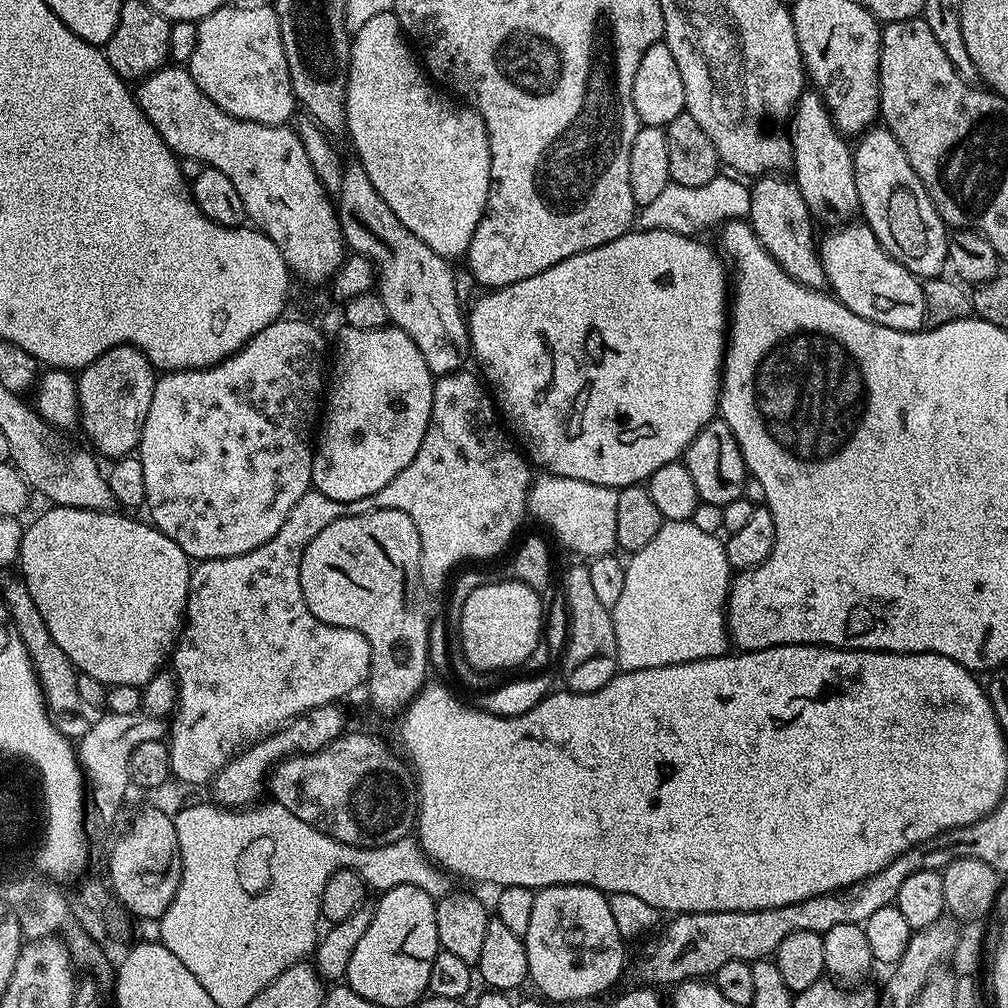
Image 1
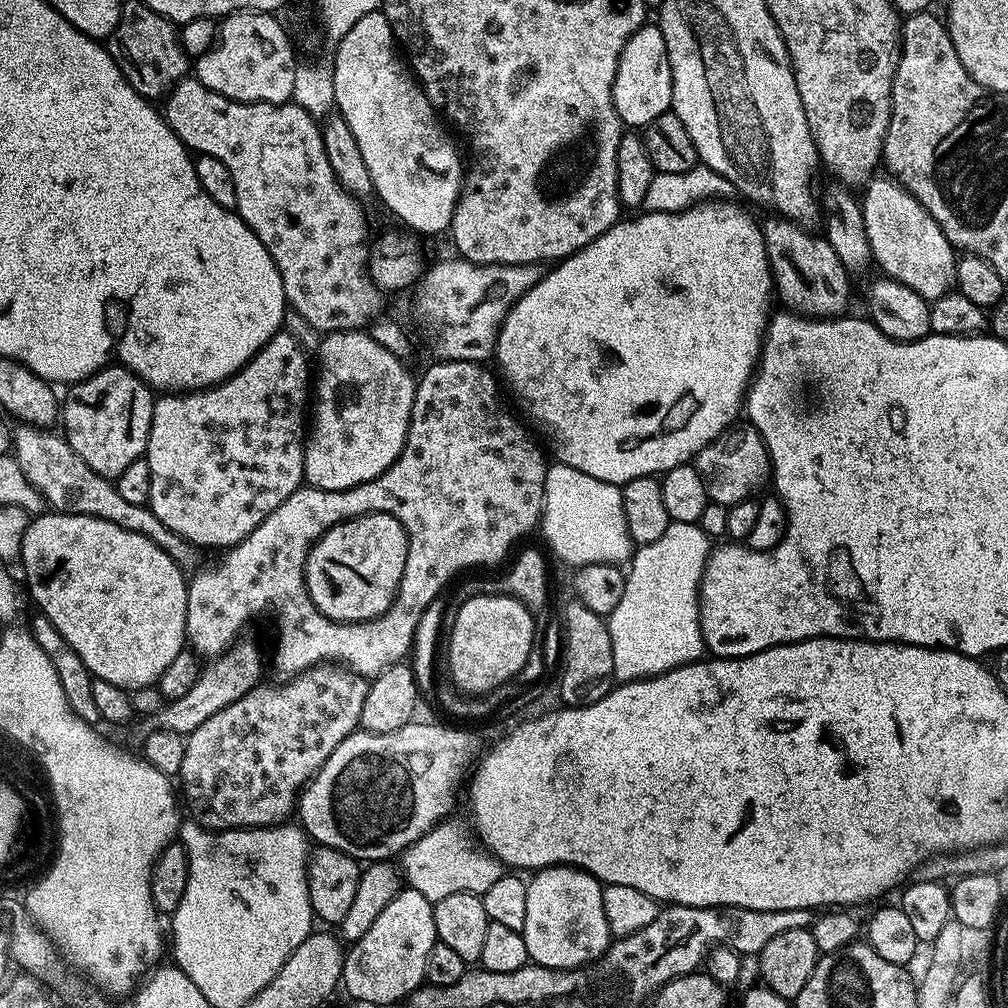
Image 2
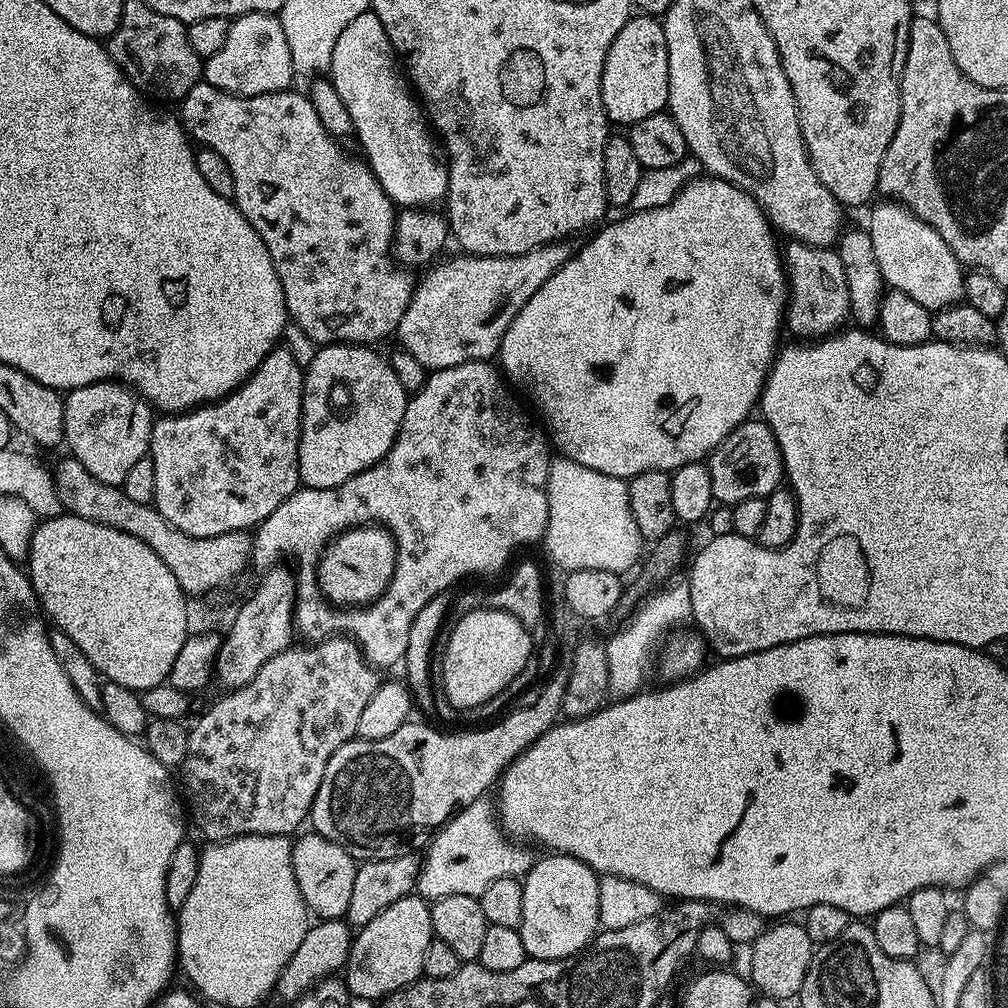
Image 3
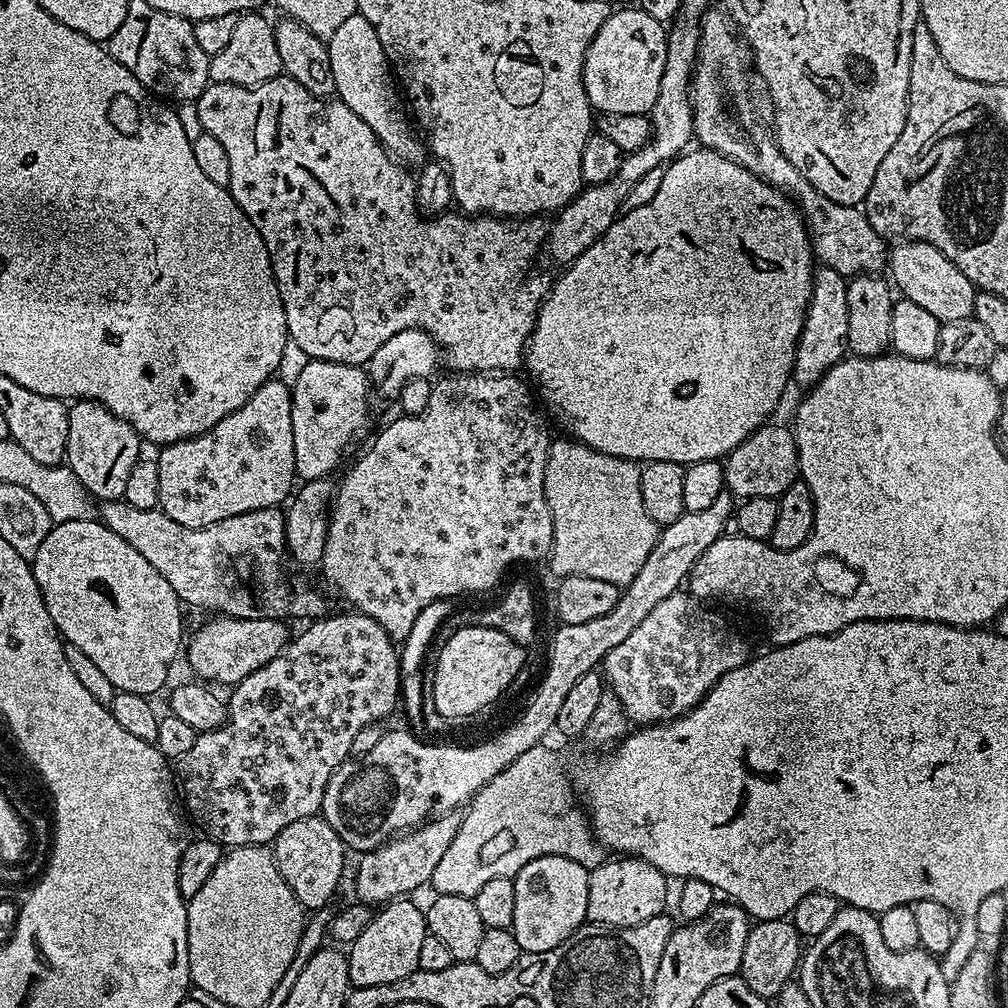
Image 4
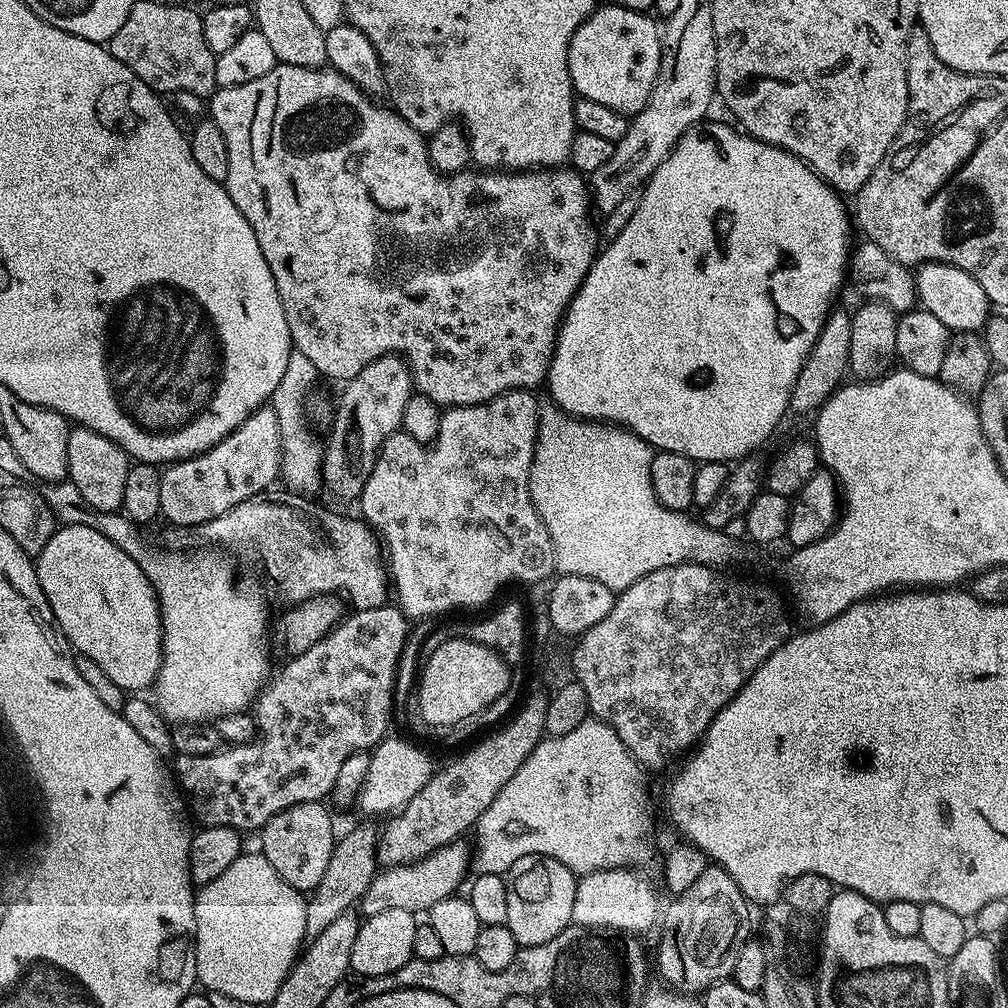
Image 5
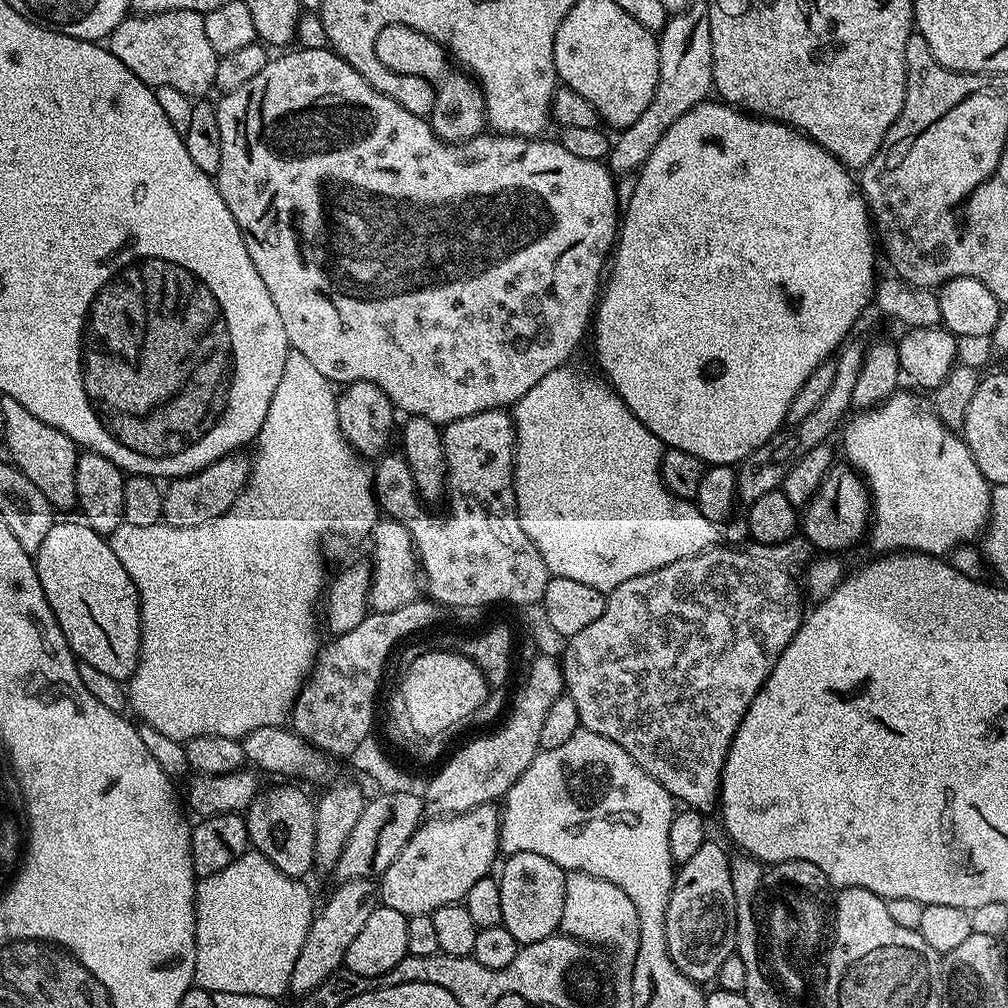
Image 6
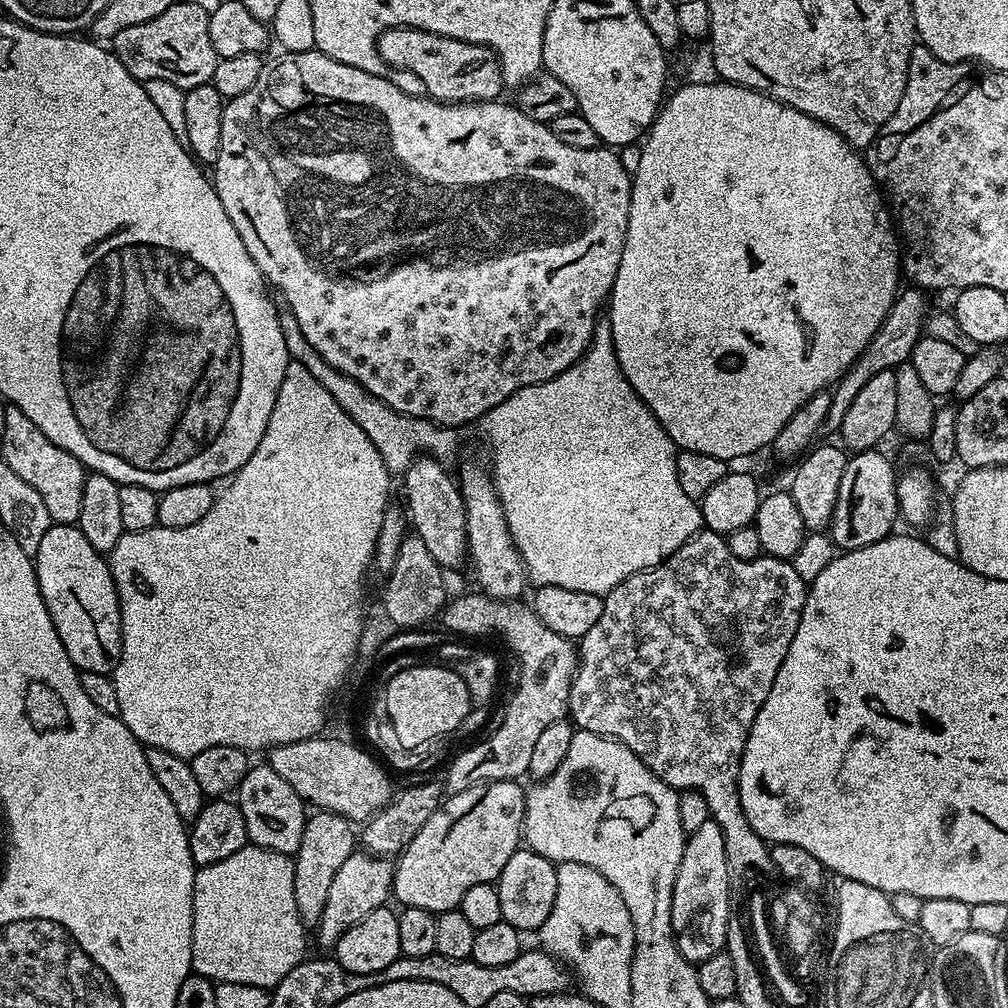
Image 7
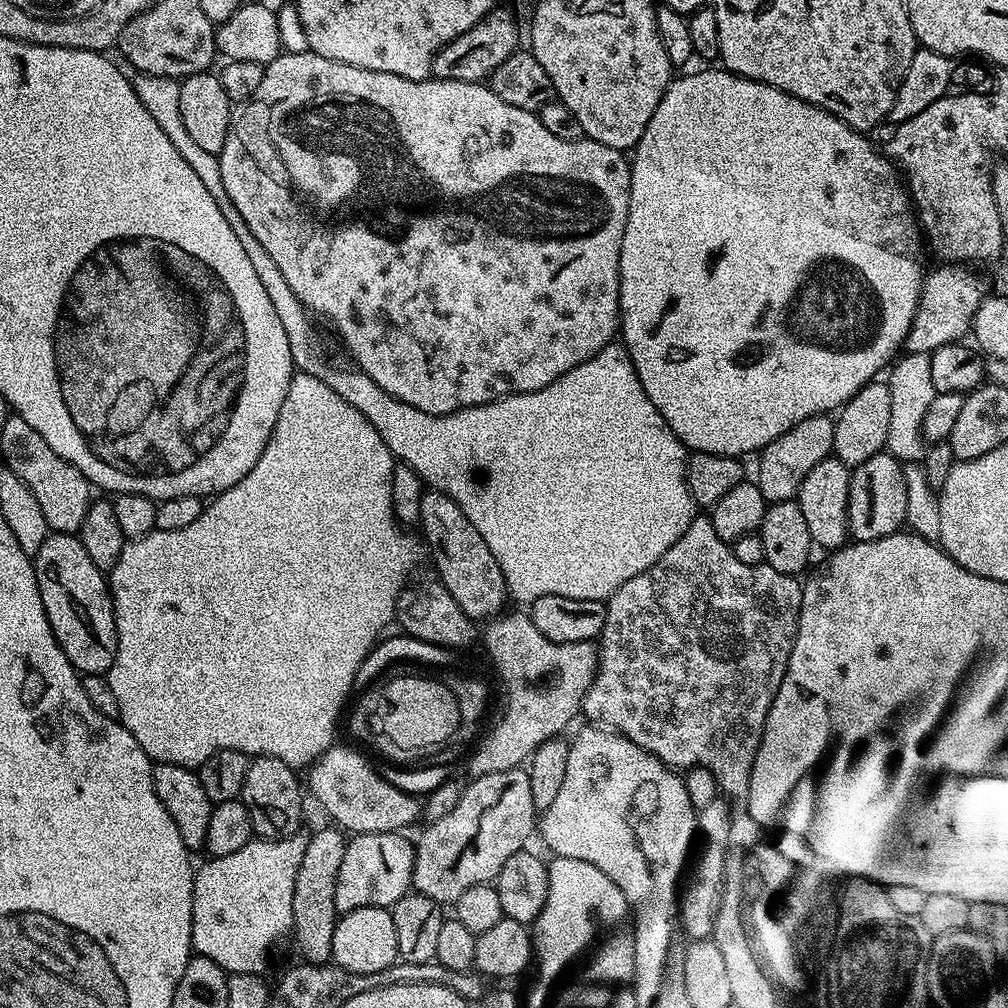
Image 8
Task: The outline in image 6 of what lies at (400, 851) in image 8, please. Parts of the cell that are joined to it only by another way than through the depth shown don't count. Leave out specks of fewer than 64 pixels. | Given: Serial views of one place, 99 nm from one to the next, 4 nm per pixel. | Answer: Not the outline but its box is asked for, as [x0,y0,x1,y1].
[289,879,378,994]

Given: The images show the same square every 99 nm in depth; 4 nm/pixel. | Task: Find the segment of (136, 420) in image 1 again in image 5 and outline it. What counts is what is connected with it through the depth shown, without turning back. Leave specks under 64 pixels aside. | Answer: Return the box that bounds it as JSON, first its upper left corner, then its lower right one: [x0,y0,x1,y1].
[68,427,130,512]

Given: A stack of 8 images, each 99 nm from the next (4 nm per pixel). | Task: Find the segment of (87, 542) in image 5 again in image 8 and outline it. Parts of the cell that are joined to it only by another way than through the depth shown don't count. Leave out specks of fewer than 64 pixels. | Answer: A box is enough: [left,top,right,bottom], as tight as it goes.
[34,532,116,676]

